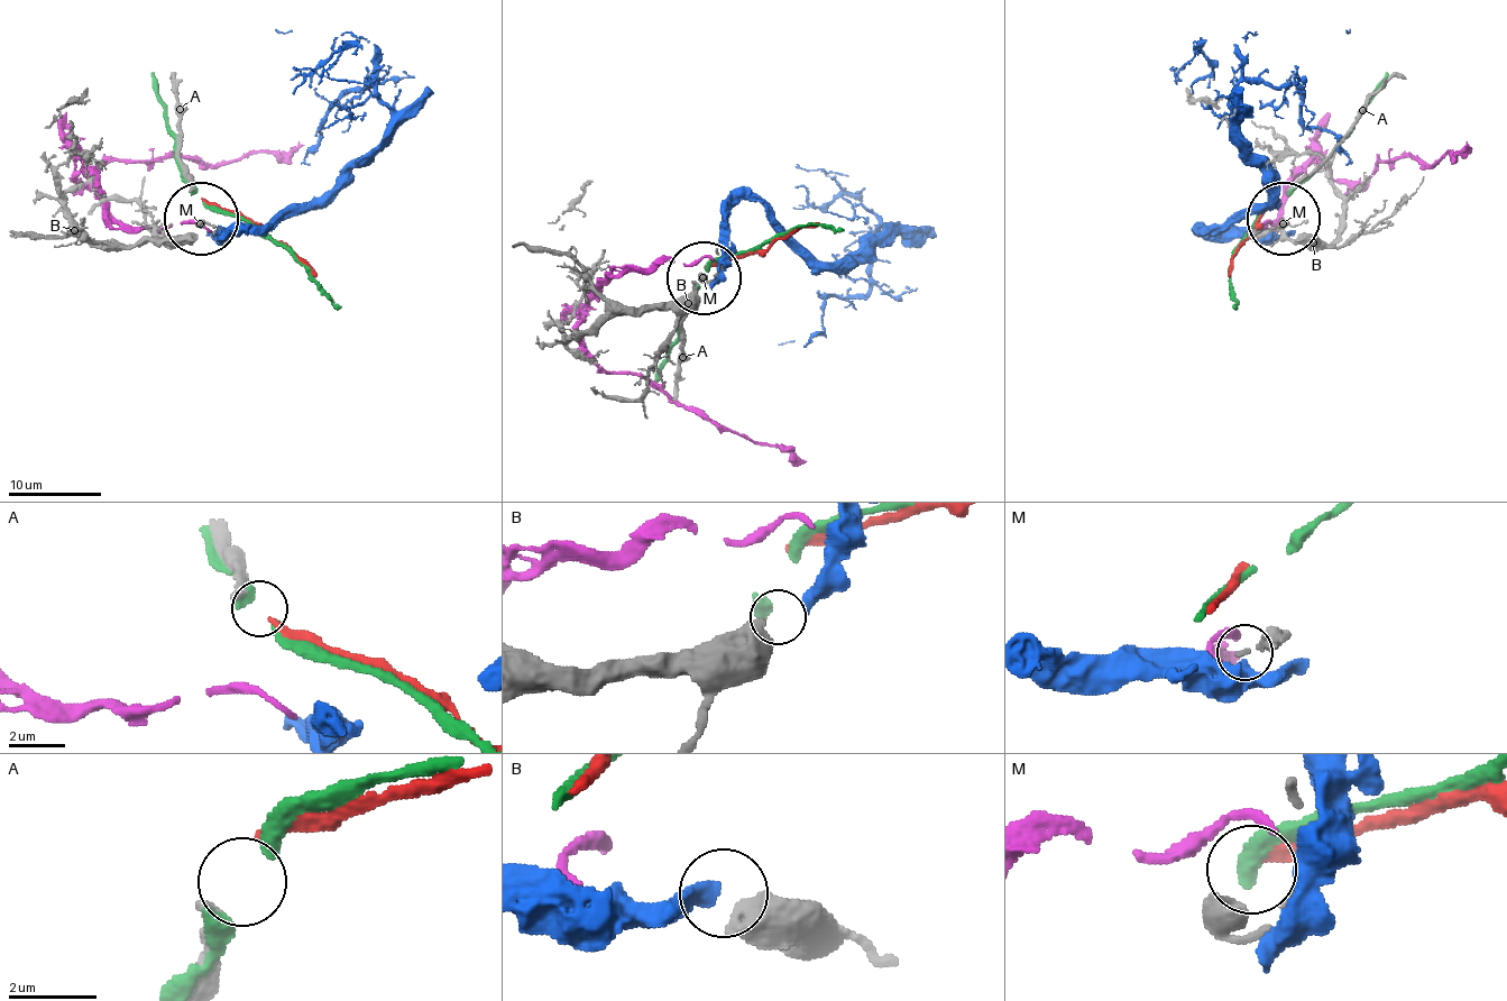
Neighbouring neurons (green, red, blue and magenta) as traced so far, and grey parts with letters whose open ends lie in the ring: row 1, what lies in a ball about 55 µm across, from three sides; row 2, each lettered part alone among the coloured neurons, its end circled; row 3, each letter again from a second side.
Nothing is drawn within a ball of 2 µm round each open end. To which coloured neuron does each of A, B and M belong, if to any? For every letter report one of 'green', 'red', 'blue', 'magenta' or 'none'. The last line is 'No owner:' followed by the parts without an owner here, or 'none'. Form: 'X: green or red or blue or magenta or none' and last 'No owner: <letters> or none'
A: red
B: blue
M: magenta
No owner: none

